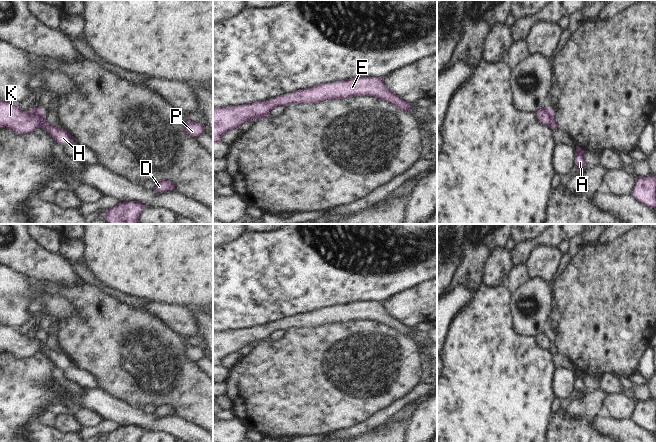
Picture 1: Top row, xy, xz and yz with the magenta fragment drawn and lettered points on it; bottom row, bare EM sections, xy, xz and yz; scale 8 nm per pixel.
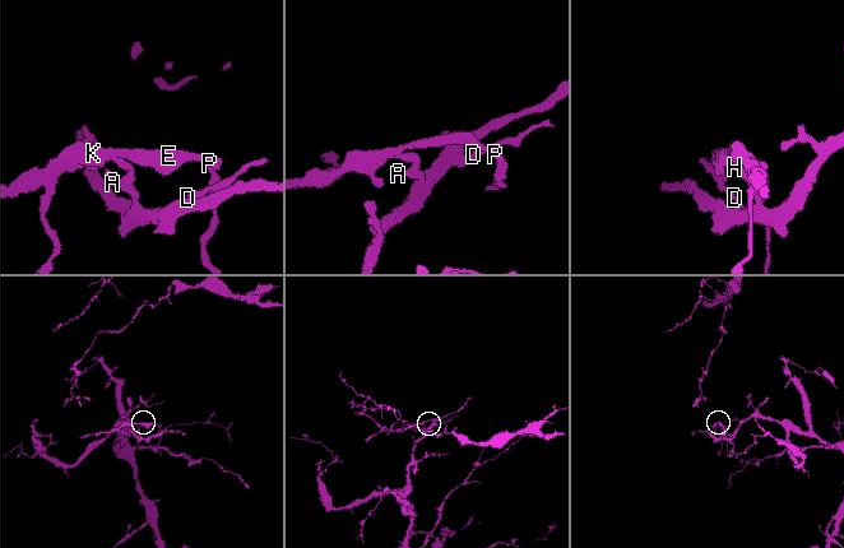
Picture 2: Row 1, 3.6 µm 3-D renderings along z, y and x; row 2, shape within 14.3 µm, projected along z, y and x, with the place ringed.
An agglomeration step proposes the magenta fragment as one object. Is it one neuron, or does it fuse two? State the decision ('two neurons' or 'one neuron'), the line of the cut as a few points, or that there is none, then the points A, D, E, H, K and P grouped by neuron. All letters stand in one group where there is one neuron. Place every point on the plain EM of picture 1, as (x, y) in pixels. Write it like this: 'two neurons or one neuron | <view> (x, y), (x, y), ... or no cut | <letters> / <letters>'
two neurons | yz (552, 336), (548, 349) | A D H / E K P

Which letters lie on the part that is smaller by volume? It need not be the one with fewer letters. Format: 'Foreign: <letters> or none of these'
Foreign: E, K, P

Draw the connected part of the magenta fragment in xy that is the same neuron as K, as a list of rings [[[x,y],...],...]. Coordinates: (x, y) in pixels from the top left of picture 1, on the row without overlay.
[[[0,324],[0,352],[10,352],[16,357],[25,358],[39,351],[44,334],[38,330],[23,335],[18,328]]]

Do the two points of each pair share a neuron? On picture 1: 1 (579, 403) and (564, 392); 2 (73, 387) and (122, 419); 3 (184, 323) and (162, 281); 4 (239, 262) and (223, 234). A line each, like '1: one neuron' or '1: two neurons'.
1: two neurons
2: two neurons
3: two neurons
4: two neurons

